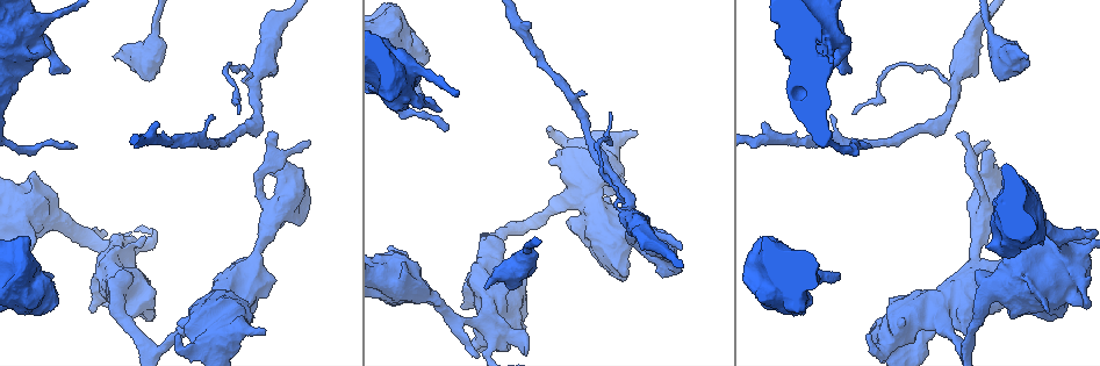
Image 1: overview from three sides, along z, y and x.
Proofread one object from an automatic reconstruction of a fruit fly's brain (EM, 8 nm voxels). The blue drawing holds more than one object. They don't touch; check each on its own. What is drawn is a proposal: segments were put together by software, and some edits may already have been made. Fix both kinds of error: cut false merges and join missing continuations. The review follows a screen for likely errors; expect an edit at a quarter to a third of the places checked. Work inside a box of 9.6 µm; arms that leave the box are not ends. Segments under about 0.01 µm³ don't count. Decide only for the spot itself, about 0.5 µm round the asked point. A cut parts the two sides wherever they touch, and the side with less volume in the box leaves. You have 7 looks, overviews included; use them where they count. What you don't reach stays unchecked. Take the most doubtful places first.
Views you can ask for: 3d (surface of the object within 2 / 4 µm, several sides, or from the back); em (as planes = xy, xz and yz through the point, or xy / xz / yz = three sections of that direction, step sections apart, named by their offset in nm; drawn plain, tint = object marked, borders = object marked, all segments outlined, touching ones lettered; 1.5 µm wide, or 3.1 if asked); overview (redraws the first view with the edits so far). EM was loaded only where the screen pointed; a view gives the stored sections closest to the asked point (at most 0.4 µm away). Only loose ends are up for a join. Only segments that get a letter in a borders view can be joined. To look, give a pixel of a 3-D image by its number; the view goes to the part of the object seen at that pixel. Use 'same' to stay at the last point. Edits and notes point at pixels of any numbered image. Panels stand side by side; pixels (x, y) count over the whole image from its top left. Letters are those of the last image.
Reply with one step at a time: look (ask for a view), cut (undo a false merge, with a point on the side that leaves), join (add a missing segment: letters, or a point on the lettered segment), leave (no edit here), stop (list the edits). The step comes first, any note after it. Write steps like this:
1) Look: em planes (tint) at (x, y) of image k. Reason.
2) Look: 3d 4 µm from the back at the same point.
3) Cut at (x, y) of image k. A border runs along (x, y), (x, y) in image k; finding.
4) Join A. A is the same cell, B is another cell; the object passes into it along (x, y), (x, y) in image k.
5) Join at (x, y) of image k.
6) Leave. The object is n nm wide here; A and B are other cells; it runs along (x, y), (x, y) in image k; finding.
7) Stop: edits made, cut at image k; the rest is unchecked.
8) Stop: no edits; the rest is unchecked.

Look: em planes (borders) at (116, 58) of image 1. Free end.

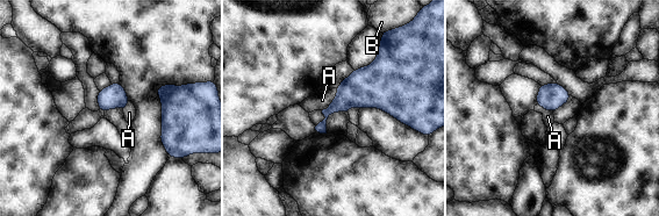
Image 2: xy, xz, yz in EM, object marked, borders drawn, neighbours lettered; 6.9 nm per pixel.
Leave. The longest contact is with A, 190 nm; A and B are other cells; no lettered segment goes on from it.

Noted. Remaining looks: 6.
Look: em xz step 8 (borders) at (91, 312) of image 1. Stops while still wide.

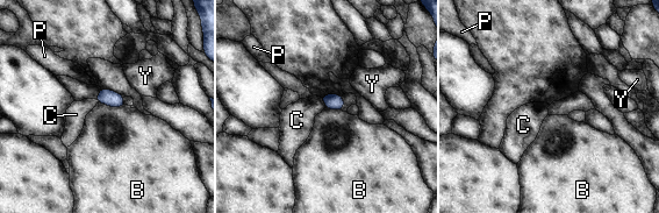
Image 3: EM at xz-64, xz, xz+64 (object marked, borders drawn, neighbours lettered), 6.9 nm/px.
Leave. The longest contact is with B, 200 nm; B, C, P and Y are other cells; a border runs along (319, 97), (326, 107) in image 3; no lettered segment goes on from it.

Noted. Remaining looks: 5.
Look: 3d 4 µm at (178, 322) of image 1. An open end.

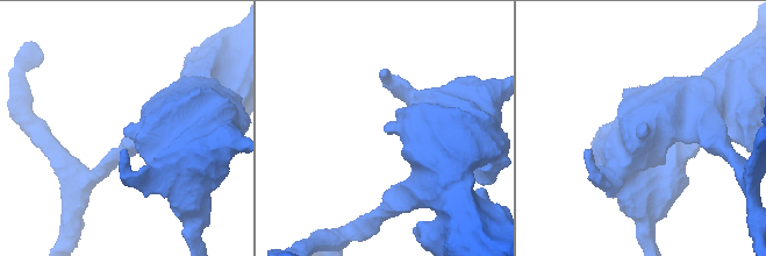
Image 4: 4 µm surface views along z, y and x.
Look: em planes (borders) at (123, 128) of image 4. Need the tissue.

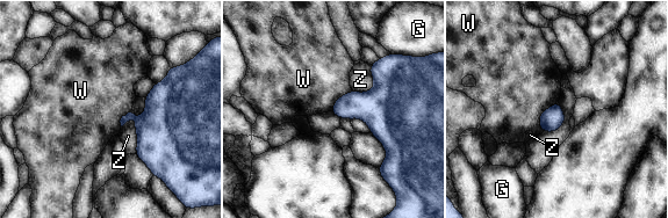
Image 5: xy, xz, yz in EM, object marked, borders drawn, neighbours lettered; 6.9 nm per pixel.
Leave. G, W and Z are other cells; a border runs along (558, 101), (541, 113), (541, 131) in image 5; no lettered segment goes on from it.

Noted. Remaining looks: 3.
Stop: no edits; the rest is unchecked.

